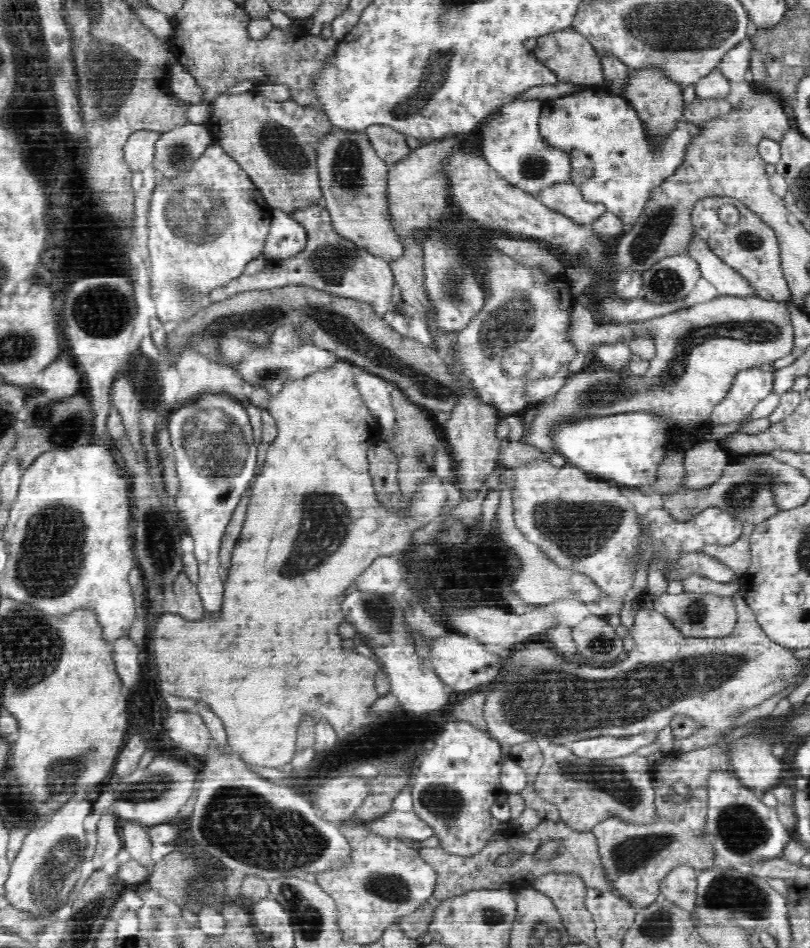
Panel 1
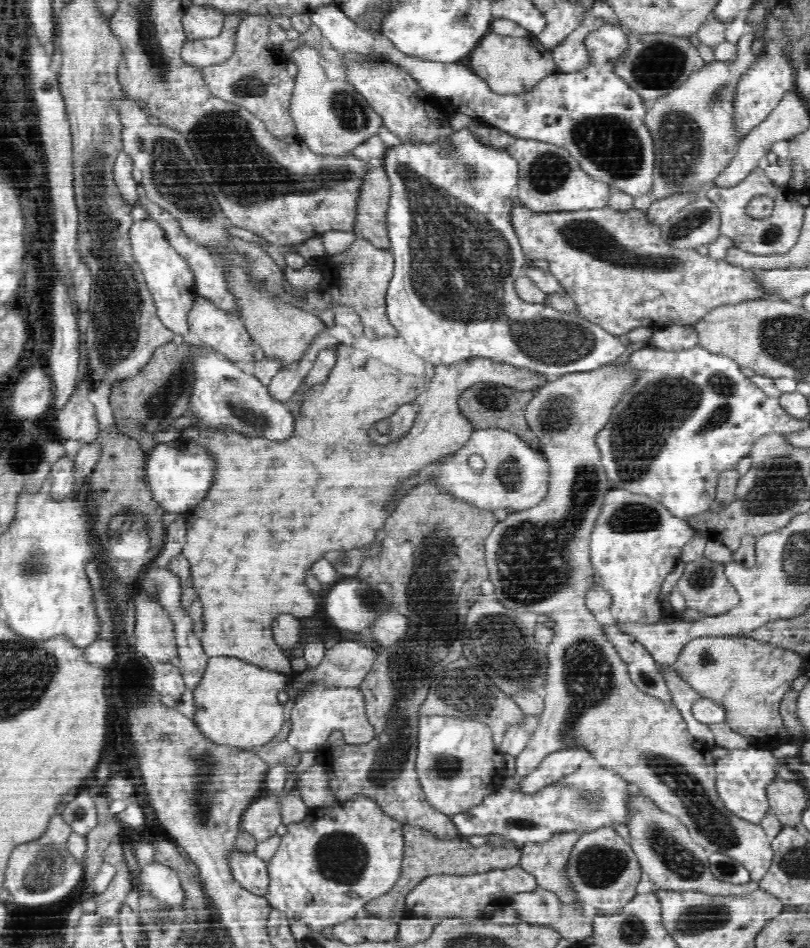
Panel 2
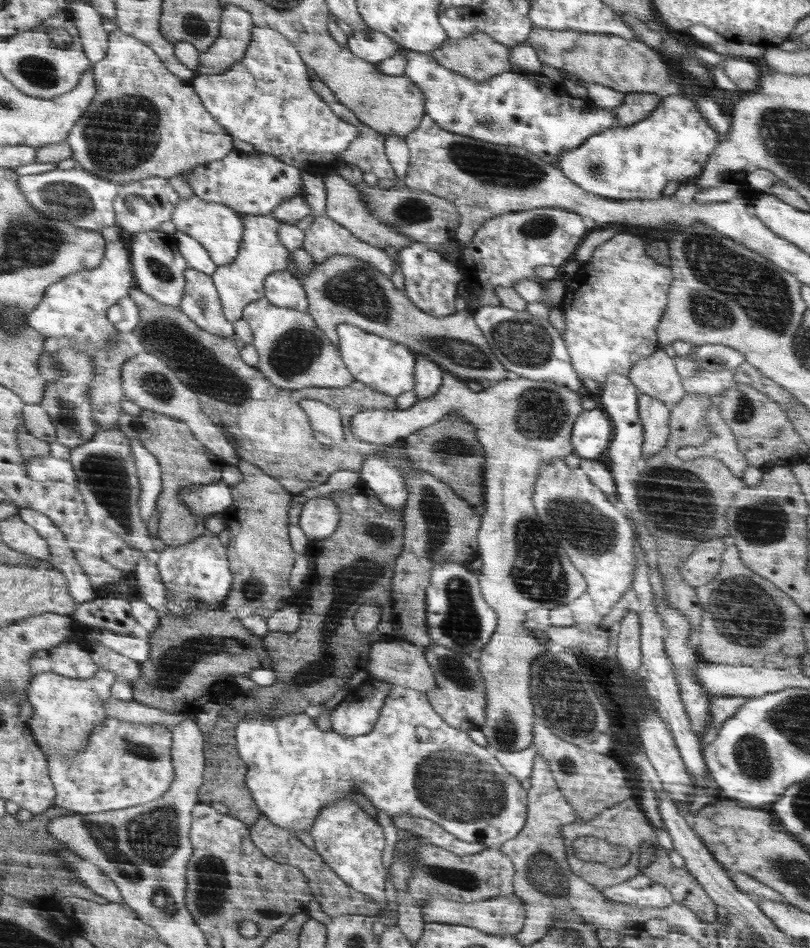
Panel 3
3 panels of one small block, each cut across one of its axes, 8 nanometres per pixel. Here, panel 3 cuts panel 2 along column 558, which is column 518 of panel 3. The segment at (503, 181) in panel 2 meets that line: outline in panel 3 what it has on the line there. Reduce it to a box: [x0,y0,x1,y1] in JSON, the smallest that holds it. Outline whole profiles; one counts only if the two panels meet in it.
[472,304,583,391]

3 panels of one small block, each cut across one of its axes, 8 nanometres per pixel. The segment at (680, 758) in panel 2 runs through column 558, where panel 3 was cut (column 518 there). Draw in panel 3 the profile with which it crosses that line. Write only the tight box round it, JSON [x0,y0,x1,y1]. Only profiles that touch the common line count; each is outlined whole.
[351,372,586,752]

